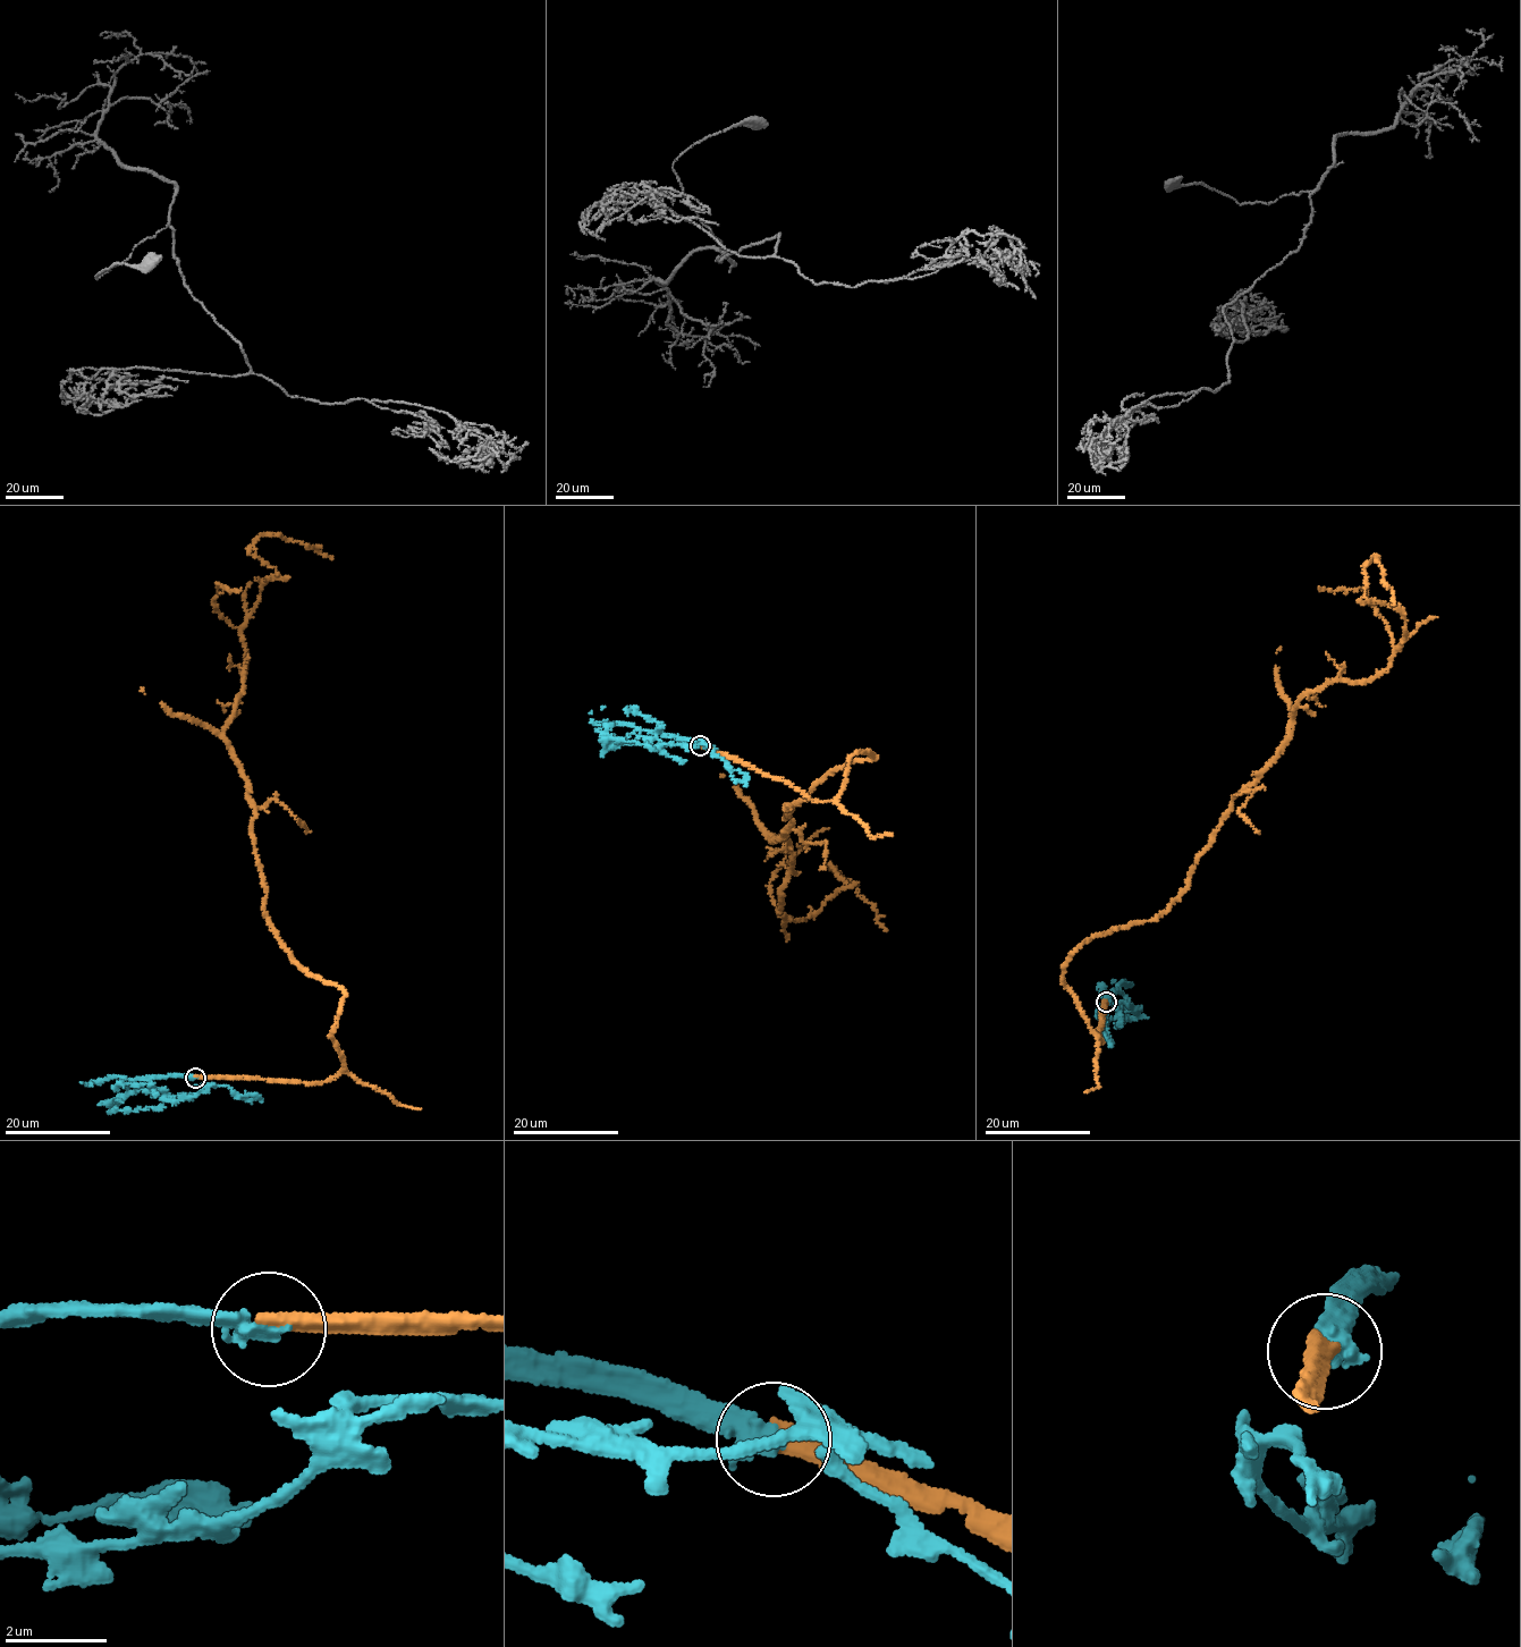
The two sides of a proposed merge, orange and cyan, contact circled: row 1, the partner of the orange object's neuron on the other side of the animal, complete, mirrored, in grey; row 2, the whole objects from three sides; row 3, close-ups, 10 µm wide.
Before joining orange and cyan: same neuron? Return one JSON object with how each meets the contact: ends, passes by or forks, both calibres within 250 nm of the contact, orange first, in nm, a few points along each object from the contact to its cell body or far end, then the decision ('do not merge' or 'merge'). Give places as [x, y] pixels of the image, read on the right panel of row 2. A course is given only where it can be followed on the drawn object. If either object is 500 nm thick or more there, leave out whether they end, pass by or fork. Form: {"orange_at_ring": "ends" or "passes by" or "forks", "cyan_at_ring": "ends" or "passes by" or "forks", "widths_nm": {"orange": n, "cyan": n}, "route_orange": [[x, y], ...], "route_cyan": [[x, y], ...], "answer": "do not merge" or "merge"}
{"orange_at_ring": "ends", "cyan_at_ring": "ends", "widths_nm": {"orange": 360, "cyan": 360}, "route_orange": [[1105, 1002], [1100, 1041], [1067, 957], [1184, 889], [1299, 700], [1387, 667], [1376, 556], [1392, 605]], "route_cyan": [[1105, 1002], [1118, 989], [1130, 1003], [1114, 1005], [1120, 1016], [1115, 1019], [1103, 1021], [1099, 1013], [1112, 1048]], "answer": "merge"}

